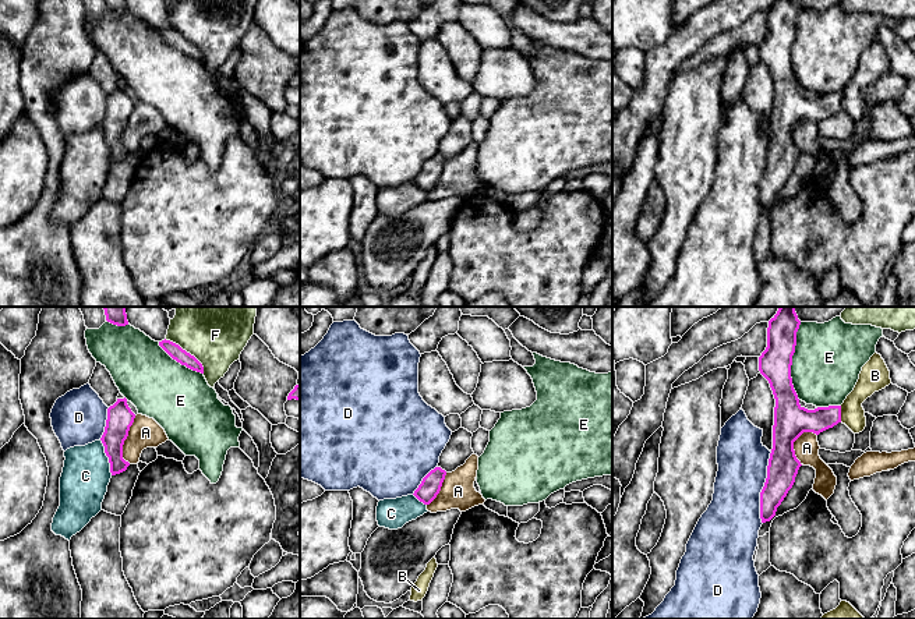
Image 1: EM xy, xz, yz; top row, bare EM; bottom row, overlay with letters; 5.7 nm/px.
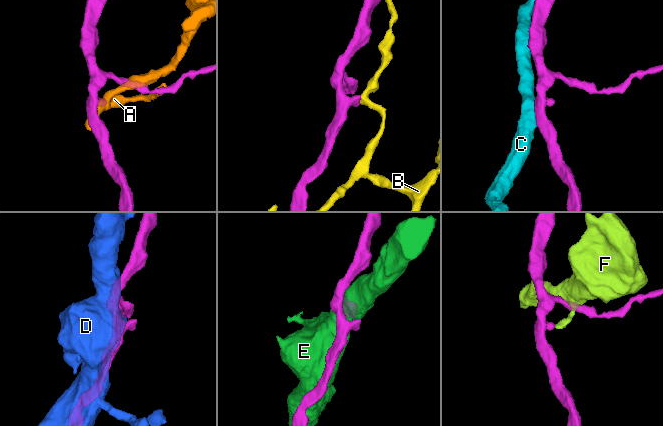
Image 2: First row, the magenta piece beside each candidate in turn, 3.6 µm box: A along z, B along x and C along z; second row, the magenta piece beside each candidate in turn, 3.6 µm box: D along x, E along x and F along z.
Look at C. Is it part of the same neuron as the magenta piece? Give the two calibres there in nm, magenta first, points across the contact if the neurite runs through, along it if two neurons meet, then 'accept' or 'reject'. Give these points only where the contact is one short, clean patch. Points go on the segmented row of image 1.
150/280 nm | along xy (101, 439), (112, 474) | reject

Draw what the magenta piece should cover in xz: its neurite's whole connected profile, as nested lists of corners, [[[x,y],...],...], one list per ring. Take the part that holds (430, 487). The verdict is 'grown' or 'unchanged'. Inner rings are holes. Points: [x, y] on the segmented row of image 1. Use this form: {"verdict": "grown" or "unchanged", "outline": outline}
{"verdict": "unchanged", "outline": [[[435,467],[423,478],[413,495],[424,505],[430,505],[439,494],[445,475],[445,470]]]}

